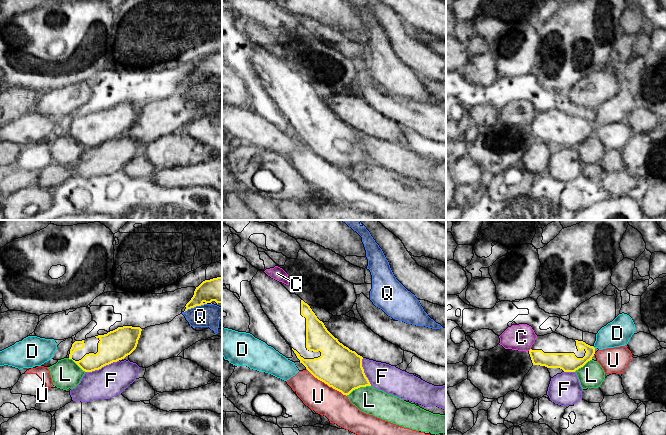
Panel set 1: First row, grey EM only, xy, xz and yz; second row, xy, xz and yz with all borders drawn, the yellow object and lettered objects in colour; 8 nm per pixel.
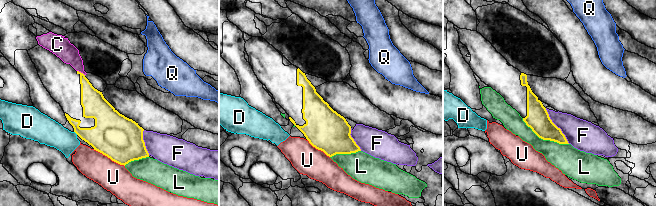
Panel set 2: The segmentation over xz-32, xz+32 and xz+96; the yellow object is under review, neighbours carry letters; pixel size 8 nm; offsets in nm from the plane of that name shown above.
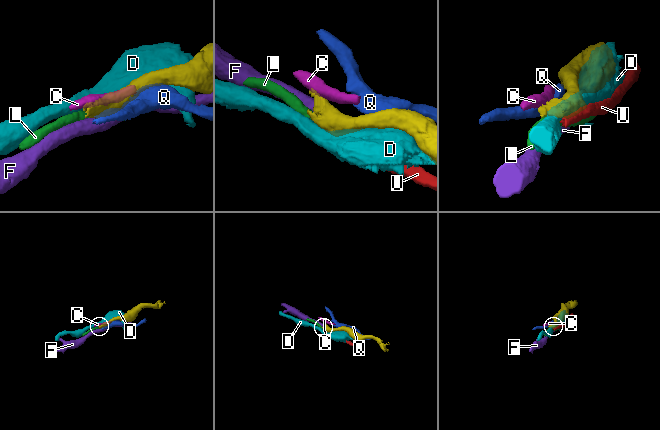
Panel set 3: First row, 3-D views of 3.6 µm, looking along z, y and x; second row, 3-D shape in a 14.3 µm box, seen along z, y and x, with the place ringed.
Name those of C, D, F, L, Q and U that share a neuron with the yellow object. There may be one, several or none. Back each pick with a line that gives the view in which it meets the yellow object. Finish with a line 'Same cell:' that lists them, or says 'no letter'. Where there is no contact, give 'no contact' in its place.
Same cell: no letter

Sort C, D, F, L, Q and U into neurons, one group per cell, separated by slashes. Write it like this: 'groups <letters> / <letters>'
groups C / D / F / L / Q / U

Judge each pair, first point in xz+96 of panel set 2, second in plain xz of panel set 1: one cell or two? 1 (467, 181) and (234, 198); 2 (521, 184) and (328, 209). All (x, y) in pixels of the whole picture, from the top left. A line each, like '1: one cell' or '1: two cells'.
1: two cells
2: one cell

